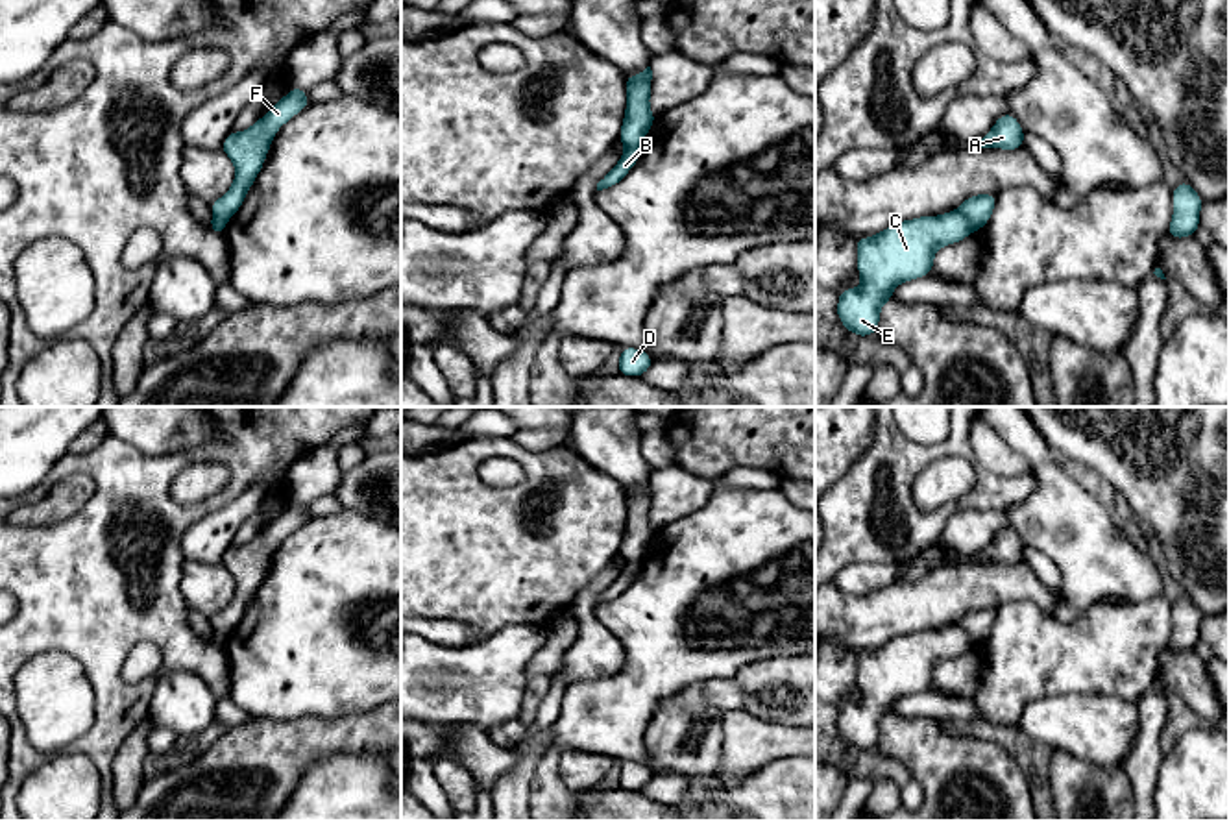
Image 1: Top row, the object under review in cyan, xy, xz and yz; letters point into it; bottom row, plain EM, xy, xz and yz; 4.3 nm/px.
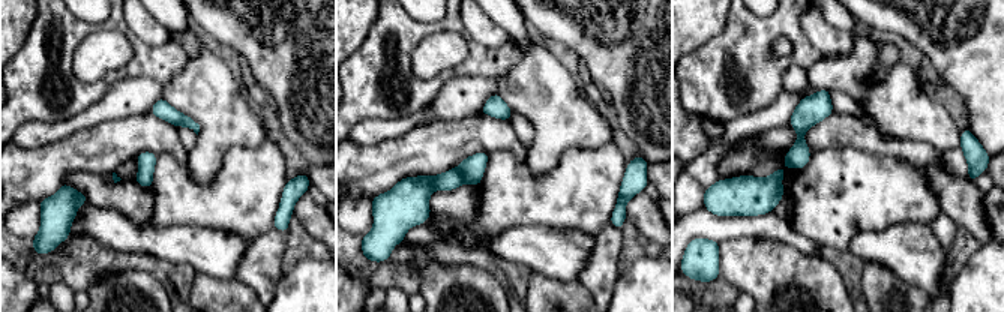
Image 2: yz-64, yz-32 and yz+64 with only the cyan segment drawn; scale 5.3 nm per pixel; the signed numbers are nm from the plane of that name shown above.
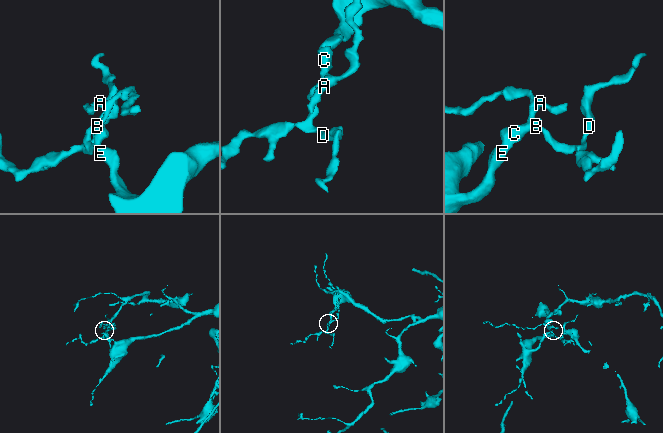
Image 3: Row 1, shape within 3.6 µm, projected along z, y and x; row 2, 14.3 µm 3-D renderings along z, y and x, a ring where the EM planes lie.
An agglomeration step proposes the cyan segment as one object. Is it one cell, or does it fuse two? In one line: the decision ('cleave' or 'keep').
cleave

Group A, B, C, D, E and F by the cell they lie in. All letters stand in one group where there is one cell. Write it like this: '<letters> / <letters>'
A B D F / C E

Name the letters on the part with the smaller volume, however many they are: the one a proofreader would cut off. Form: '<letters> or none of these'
A, B, D, F

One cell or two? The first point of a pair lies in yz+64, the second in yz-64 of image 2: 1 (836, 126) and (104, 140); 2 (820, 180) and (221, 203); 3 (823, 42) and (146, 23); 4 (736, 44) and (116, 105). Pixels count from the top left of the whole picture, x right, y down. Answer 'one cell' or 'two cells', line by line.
1: one cell
2: one cell
3: one cell
4: two cells

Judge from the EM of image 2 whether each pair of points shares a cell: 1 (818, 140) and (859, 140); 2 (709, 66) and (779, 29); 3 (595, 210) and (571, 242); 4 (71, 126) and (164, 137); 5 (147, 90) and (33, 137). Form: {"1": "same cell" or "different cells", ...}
{"1": "same cell", "2": "same cell", "3": "different cells", "4": "different cells", "5": "same cell"}

